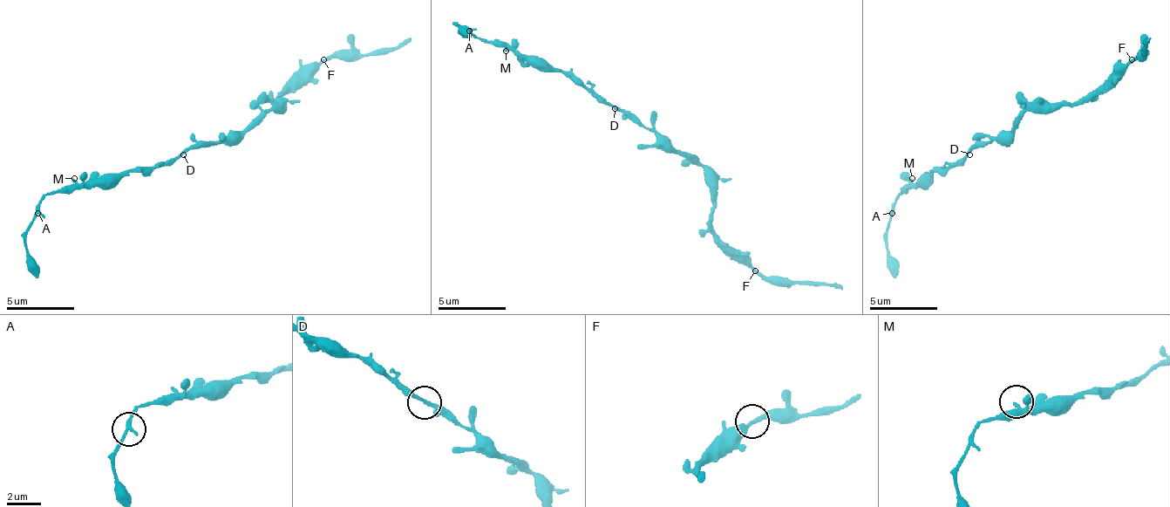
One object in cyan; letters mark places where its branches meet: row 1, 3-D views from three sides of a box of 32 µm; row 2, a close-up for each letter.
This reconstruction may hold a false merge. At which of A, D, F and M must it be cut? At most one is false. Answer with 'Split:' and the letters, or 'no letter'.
Split: no letter

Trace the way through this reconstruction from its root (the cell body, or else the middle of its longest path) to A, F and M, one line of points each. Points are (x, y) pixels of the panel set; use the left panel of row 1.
A: (217, 140), (197, 144), (180, 157), (153, 167), (91, 178), (85, 185), (54, 191), (40, 202), (37, 212)
F: (217, 140), (234, 140), (268, 110), (275, 110), (282, 103), (282, 96), (323, 58)
M: (217, 140), (197, 144), (180, 157), (153, 167), (135, 167), (128, 174), (98, 174), (91, 181), (74, 178)

